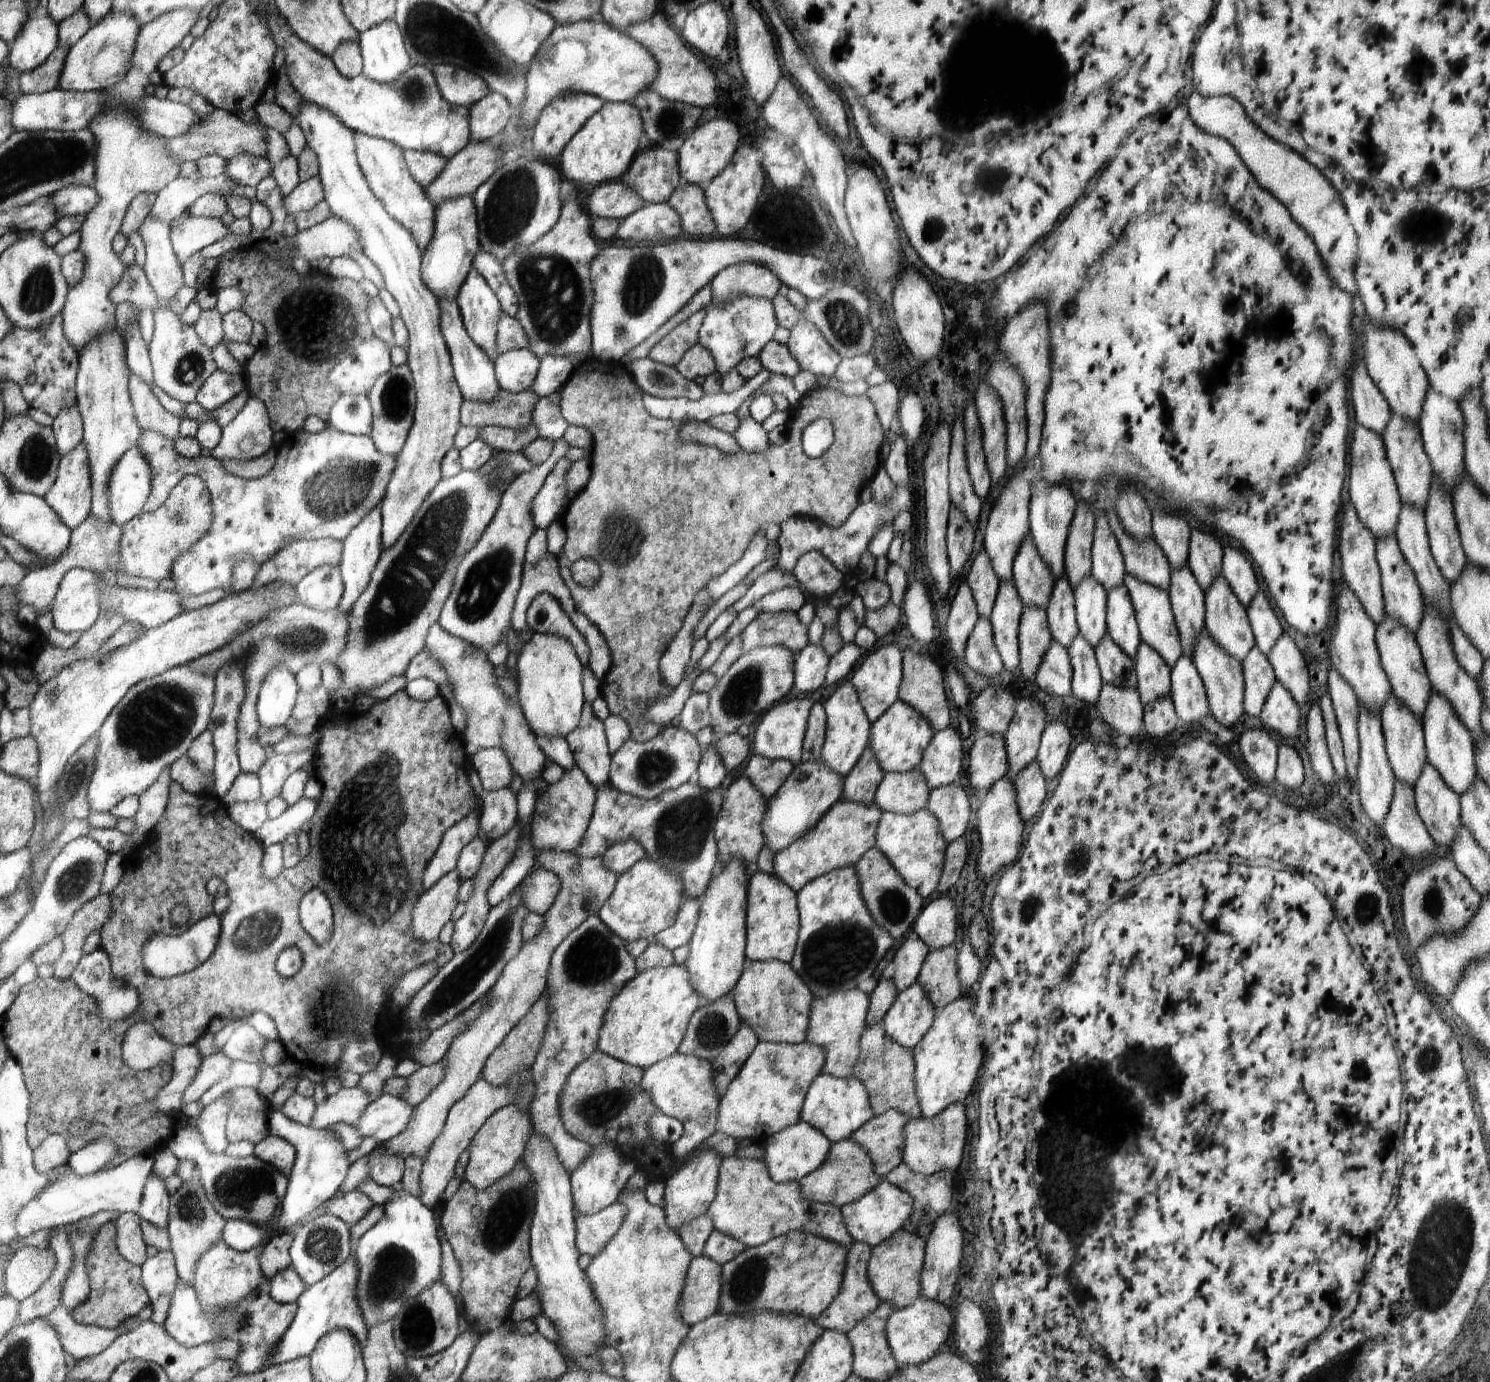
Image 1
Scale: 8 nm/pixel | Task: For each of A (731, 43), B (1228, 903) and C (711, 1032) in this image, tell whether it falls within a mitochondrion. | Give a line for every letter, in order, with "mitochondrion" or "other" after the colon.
A: other
B: other
C: mitochondrion

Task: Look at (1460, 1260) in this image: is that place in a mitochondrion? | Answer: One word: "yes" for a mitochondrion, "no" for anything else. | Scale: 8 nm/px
yes

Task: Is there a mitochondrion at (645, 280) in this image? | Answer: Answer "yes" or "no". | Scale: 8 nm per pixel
yes

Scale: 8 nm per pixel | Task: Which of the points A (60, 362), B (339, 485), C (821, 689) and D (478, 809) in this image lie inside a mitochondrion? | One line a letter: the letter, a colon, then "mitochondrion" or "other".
A: other
B: mitochondrion
C: other
D: other

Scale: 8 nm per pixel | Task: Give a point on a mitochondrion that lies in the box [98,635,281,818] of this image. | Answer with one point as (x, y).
(157, 720)

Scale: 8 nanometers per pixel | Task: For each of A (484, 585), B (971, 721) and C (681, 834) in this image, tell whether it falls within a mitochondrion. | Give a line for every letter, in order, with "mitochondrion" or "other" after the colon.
A: mitochondrion
B: other
C: mitochondrion

